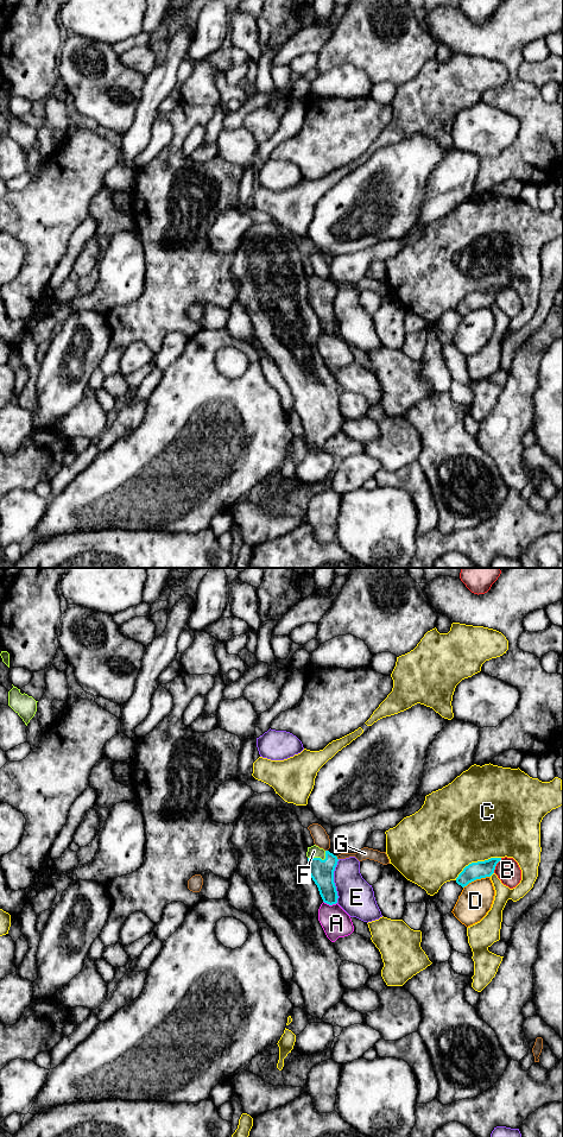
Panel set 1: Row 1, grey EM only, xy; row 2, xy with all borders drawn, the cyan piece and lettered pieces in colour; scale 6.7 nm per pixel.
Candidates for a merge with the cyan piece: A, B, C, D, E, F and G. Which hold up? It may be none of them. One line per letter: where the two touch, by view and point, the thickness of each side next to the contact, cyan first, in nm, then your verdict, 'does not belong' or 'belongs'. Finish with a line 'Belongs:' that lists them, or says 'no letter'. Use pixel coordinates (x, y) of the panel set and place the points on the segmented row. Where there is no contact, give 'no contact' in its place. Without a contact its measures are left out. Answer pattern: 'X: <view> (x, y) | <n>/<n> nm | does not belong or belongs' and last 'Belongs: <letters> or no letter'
A: xy (330, 904) | 160/190 nm | does not belong
B: xy (495, 865) | 120/160 nm | does not belong
C: xy (478, 861) | 120/500 nm | does not belong
D: xy (476, 878) | 120/220 nm | does not belong
E: xy (333, 880) | 160/240 nm | does not belong
F: xy (320, 858) | 160/80 nm | belongs
G: xy (336, 858) | 160/80 nm | does not belong
Belongs: F

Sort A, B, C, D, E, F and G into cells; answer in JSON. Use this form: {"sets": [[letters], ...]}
{"sets": [["A"], ["B"], ["C"], ["D"], ["E"], ["F"], ["G"]]}

